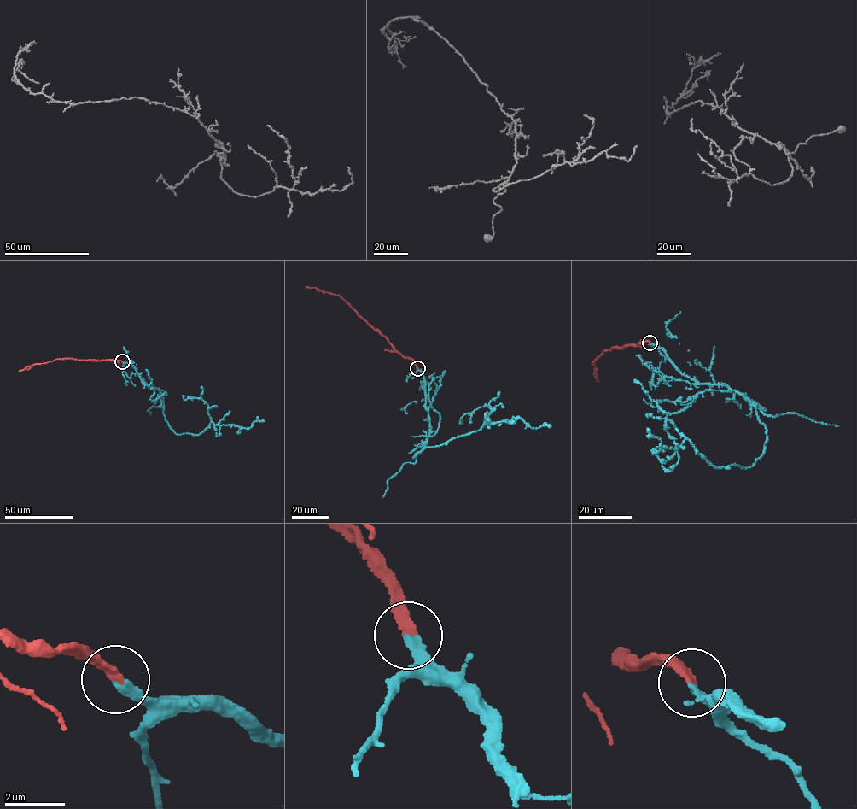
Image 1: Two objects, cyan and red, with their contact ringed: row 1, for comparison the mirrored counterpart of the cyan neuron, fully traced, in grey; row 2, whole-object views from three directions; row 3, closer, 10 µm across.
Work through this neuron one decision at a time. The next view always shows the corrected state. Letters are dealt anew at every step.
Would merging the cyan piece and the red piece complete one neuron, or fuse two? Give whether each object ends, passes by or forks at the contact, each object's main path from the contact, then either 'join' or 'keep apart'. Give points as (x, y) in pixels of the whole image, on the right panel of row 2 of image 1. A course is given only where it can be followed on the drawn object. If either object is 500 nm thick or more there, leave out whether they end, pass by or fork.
cyan ends; red ends; course cyan (650, 342), (737, 391), (766, 439), (750, 466), (718, 468), (686, 439), (653, 454), (649, 436); course red (650, 342), (641, 340), (637, 345), (603, 351), (592, 362), (597, 382); join

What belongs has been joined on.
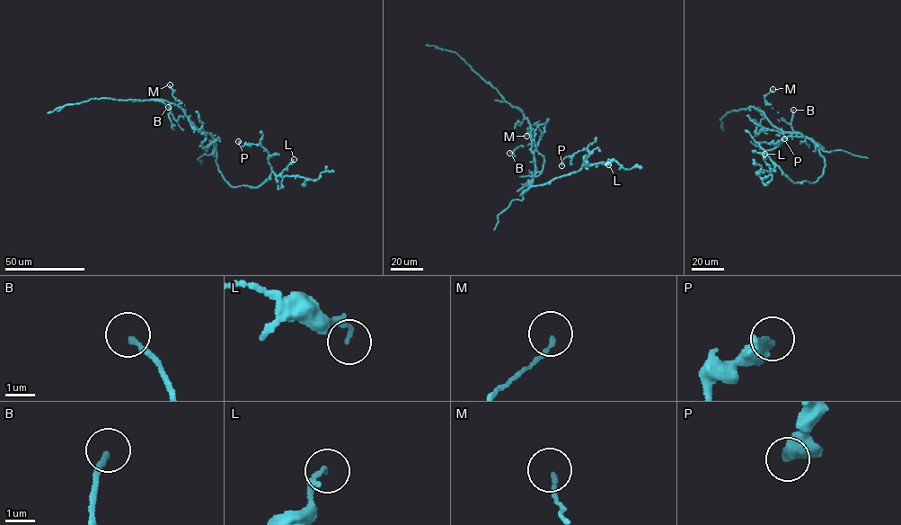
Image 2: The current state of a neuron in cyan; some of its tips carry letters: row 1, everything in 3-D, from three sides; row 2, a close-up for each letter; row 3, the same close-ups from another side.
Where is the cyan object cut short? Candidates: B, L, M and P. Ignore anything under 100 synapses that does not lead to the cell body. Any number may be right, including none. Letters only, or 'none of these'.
none of these

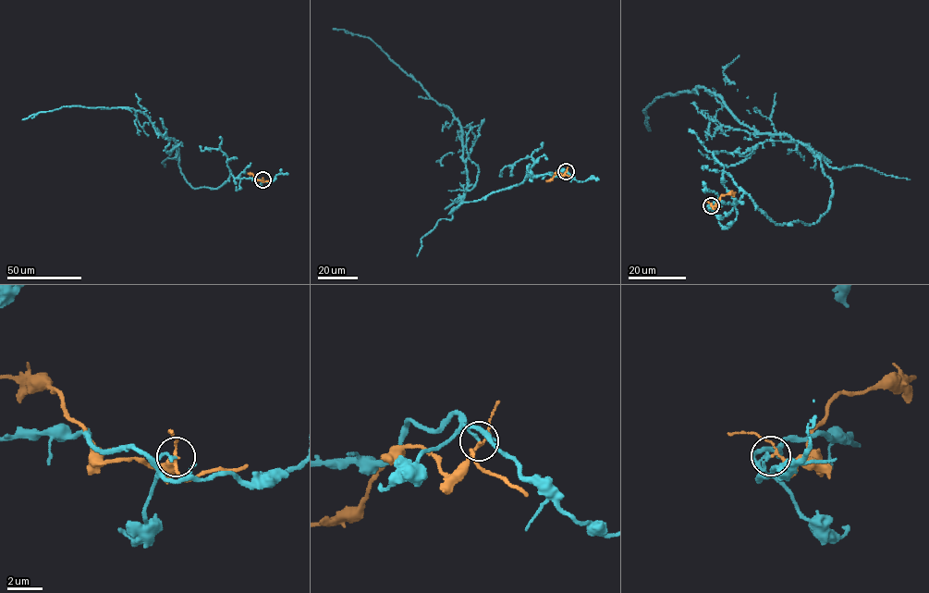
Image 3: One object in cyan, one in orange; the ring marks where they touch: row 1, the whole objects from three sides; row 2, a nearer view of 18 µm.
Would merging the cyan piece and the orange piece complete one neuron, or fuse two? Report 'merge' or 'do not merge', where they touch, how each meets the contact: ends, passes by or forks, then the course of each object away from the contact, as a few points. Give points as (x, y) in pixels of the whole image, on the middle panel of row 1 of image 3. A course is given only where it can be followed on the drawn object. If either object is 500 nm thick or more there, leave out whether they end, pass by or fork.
do not merge | (566, 171) | cyan ends | orange forks | cyan via (566, 171), (528, 175), (449, 213), (468, 184), (459, 123), (369, 38), (333, 29) | orange via (566, 171), (562, 175), (556, 172), (545, 180)

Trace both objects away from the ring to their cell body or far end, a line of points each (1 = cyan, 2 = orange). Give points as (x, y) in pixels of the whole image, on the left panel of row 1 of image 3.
1: (262, 180), (231, 172), (215, 189), (194, 189), (180, 172), (174, 140), (133, 108), (63, 106), (22, 119)
2: (262, 180), (256, 180), (253, 174), (248, 174)

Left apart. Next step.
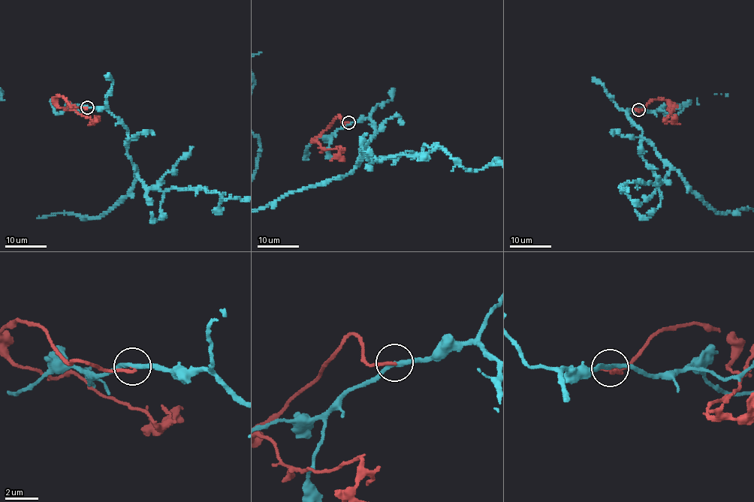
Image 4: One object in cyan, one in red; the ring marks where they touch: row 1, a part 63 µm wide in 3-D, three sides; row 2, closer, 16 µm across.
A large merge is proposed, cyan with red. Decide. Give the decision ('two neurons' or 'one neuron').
two neurons

